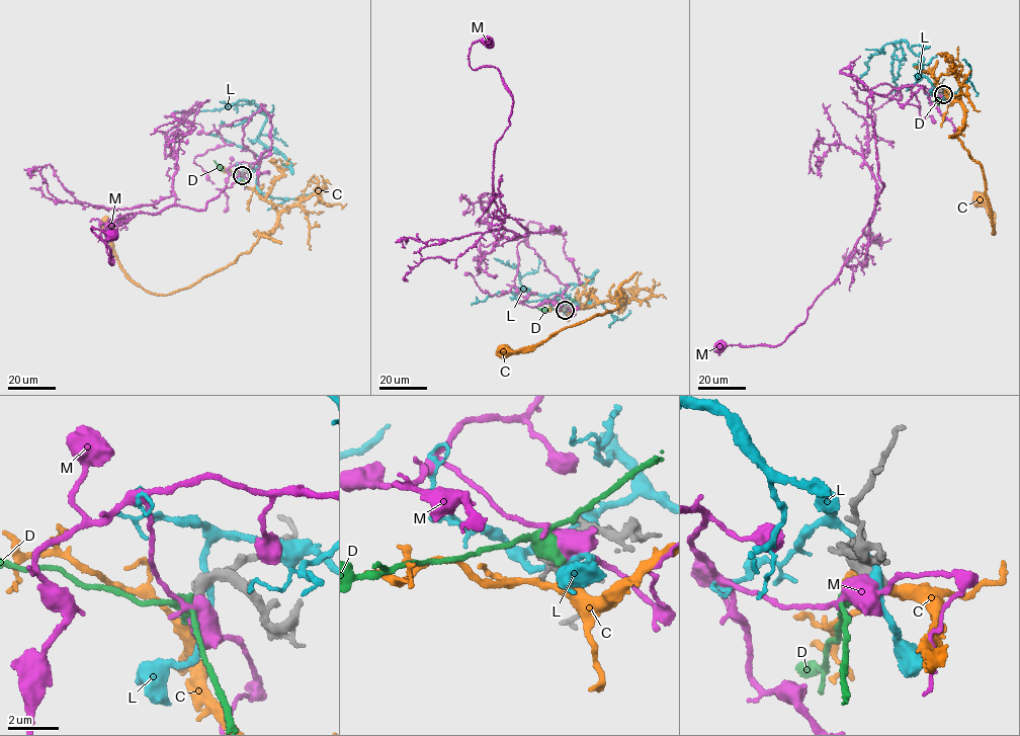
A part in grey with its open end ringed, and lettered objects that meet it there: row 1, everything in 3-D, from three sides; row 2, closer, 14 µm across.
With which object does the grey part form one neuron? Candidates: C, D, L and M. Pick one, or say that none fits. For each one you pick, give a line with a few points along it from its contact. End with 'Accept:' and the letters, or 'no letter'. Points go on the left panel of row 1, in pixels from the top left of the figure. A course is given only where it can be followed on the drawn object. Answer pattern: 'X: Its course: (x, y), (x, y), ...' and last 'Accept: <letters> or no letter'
C: Its course: (241, 175), (243, 184), (275, 208), (275, 230), (224, 267), (168, 294), (144, 290), (124, 271), (104, 216)
Accept: C

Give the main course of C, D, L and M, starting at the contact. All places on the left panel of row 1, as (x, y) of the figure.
C: (241, 175), (243, 184), (275, 208), (275, 230), (224, 267), (168, 294), (144, 290), (124, 271), (104, 216)
D: (241, 174), (219, 167), (214, 160)
L: (242, 174), (244, 167), (258, 168), (266, 149), (258, 138), (263, 111), (252, 103), (175, 110)
M: (242, 174), (263, 107), (270, 148), (204, 210), (125, 214), (112, 264), (91, 230), (114, 234)

